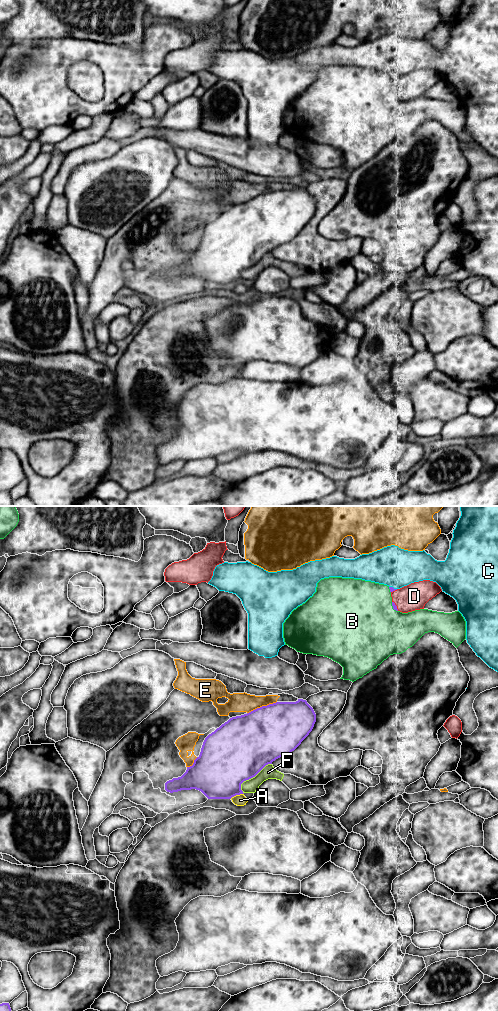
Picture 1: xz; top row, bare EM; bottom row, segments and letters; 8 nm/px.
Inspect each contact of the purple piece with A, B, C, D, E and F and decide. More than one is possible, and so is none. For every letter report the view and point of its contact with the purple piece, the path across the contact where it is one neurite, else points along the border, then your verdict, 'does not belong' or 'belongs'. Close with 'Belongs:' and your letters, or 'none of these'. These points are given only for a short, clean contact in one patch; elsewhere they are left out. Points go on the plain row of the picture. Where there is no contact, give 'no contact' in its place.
A: contact xz (236, 282); does not belong
B: contact xz (393, 95); does not belong
C: contact xz (392, 75); does not belong
D: contact xz (396, 94); does not belong
E: contact xz (262, 194); does not belong
F: contact xz (251, 265); does not belong
Belongs: none of these

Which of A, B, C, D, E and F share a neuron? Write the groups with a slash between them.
A / B / C / D / E F

